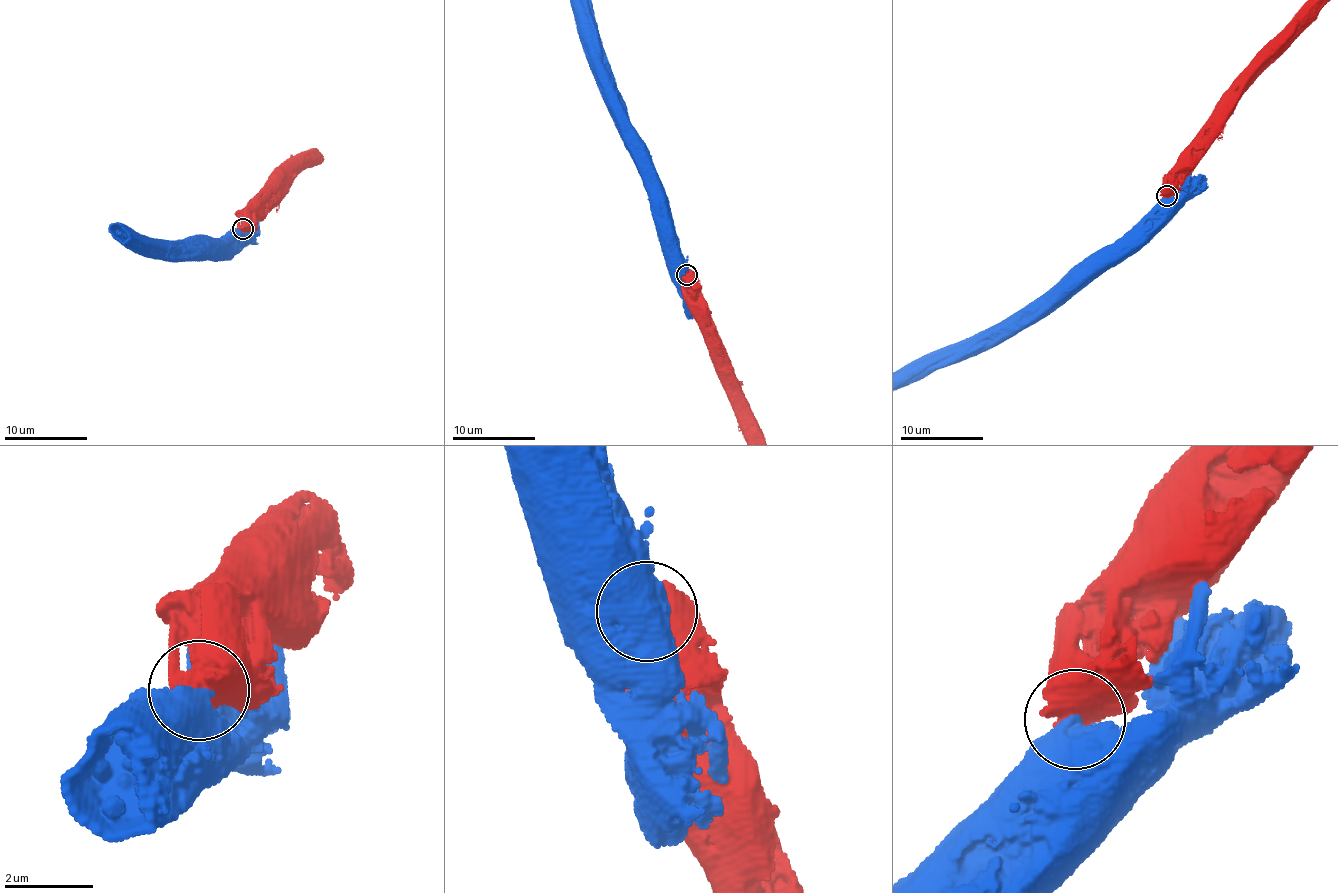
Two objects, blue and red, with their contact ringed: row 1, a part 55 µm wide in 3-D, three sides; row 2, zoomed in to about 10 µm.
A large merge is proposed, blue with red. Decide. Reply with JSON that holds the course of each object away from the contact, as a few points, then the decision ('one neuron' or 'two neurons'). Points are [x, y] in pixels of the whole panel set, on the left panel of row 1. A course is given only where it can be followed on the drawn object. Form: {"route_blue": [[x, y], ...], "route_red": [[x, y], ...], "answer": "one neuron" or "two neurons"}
{"answer": "two neurons"}

